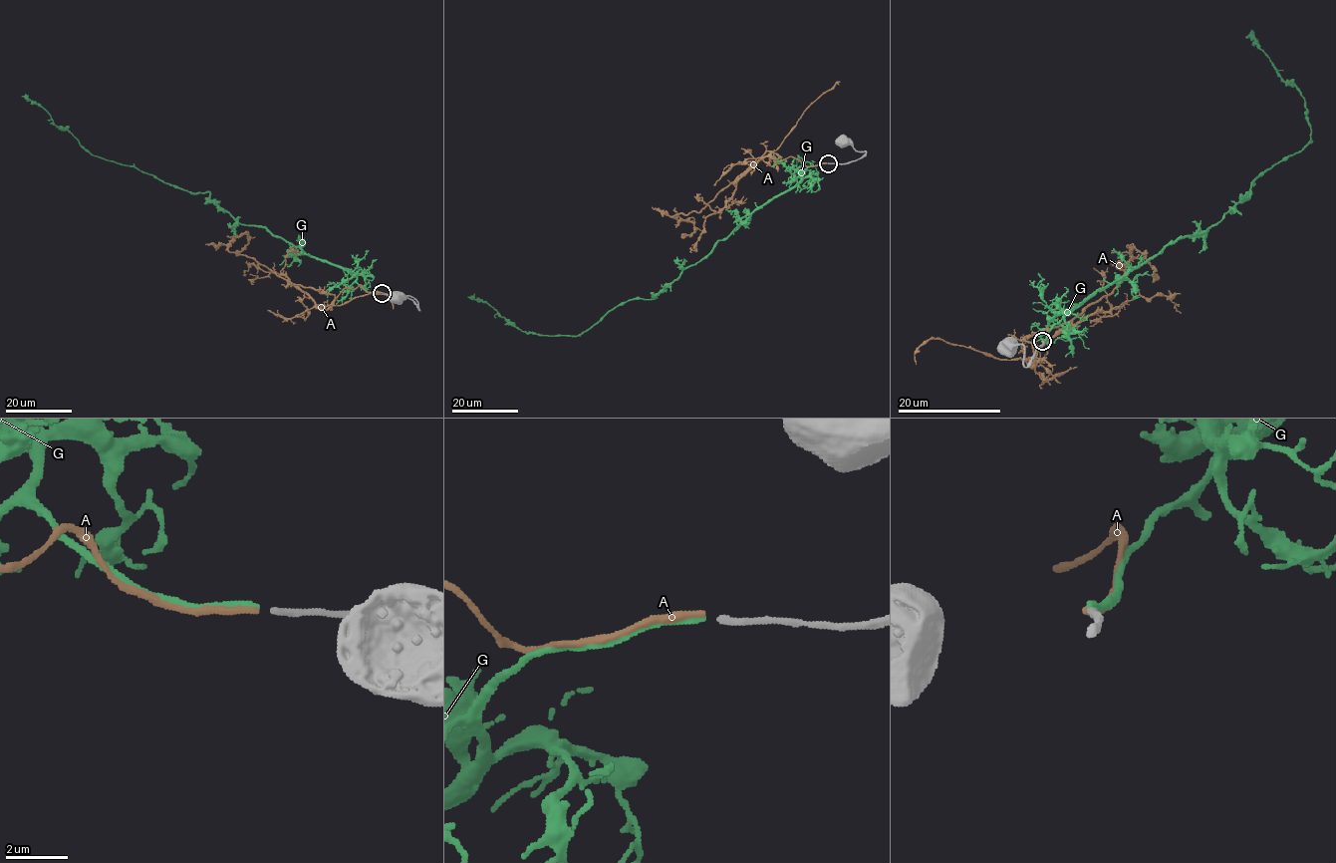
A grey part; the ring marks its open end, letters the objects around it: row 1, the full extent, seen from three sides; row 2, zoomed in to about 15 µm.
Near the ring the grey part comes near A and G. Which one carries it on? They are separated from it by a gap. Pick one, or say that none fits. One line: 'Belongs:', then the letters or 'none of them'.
Belongs: G

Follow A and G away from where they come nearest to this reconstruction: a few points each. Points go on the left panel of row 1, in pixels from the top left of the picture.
A: (380, 294), (345, 288), (320, 309), (252, 257), (228, 249), (245, 234), (247, 244), (235, 253)
G: (380, 294), (263, 227), (240, 224), (209, 192), (190, 193), (92, 155), (22, 96)

